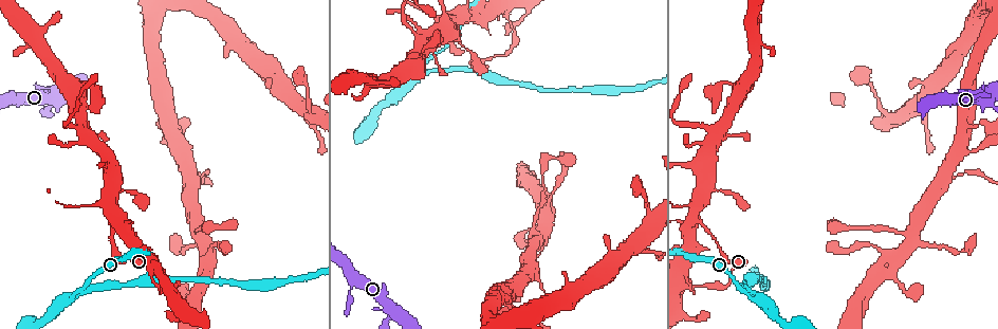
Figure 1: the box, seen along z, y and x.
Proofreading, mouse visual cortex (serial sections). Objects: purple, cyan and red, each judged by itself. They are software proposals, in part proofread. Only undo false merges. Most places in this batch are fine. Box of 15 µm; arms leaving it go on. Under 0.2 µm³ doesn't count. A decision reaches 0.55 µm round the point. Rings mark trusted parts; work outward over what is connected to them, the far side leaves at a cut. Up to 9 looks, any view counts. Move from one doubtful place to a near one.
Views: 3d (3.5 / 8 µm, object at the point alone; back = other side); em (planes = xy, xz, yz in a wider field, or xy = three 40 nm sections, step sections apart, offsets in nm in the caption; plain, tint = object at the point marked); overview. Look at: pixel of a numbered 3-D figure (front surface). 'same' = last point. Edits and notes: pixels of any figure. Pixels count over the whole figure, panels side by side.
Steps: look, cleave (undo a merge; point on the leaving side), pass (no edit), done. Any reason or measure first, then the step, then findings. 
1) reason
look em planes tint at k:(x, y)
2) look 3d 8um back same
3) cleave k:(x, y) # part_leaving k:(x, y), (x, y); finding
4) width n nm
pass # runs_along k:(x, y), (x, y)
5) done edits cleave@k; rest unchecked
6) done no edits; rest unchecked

two arms in line, one across
look 3d 3.5um back at 1:(56, 102)

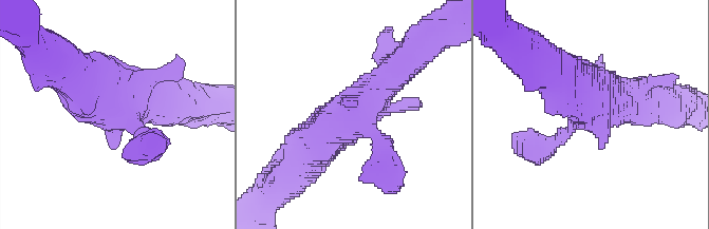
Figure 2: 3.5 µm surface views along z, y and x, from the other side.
need the tissue
look em xy step 1 tint at 2:(125, 120)

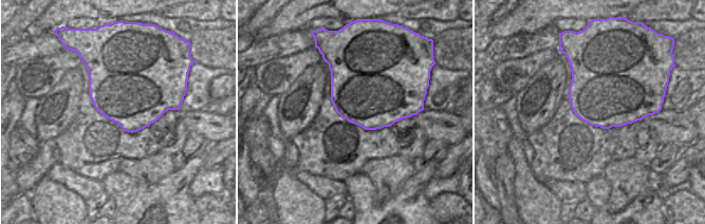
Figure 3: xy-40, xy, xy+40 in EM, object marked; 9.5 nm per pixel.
pass # runs_along 2:(404, 63), (310, 147), (303, 157); continuous, no second cell

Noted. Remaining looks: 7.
three arms meet
look 3d 3.5um at 1:(83, 293)

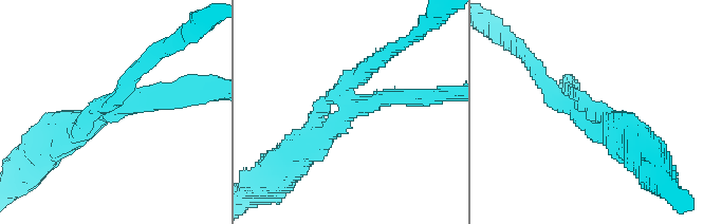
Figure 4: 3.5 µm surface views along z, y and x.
now the EM
look em xy step 3 tint at 4:(116, 105)

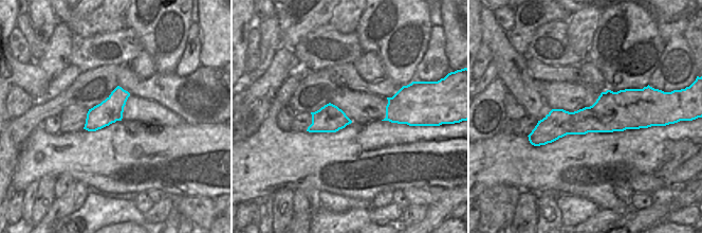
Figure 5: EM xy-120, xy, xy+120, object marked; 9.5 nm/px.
pass # runs_along 5:(641, 111), (612, 111), (535, 132); one cell here

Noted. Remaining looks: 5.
sudden change in width
look 3d 3.5um at 1:(747, 280)

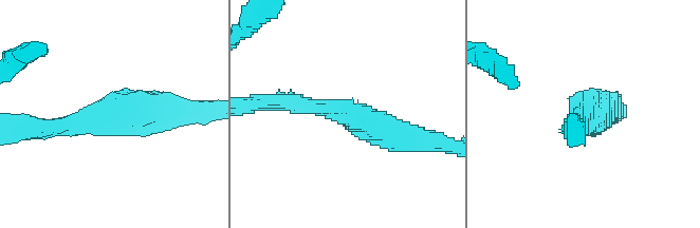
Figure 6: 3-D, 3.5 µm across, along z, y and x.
arm_widths 250, 500 nm; now the EM
look em xy step 2 plain at 6:(344, 112)

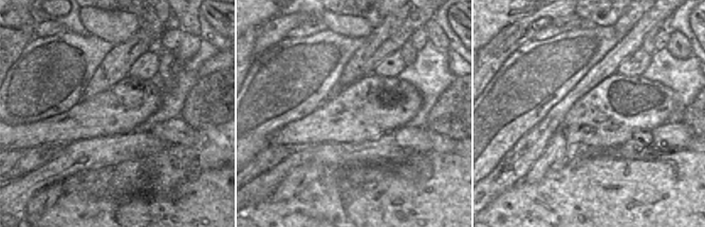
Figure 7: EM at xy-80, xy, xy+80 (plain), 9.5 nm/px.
where the object lies
look em xy step 2 tint same

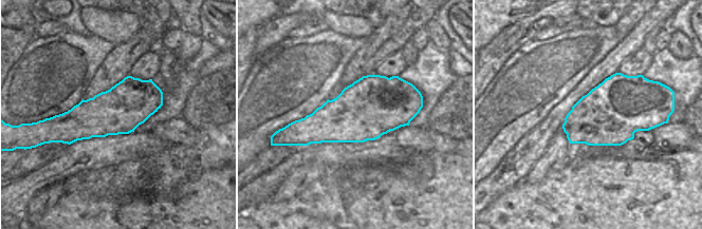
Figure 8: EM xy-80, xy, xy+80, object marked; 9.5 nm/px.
width 550 nm
pass # runs_along 6:(274, 101), (338, 109), (407, 136); all the same cell

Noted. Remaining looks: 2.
three-way junction
look 3d 3.5um at 1:(103, 203)

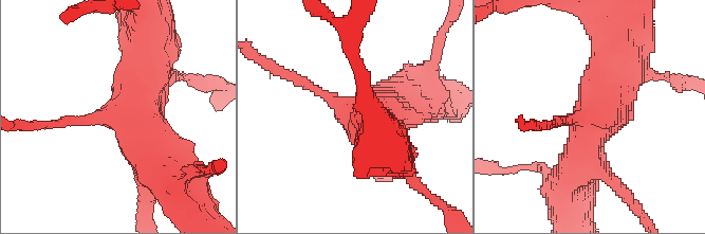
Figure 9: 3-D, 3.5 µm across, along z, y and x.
arms 3; arm_widths 150, 500, 600 nm
look em xy step 3 tint at 9:(586, 117)

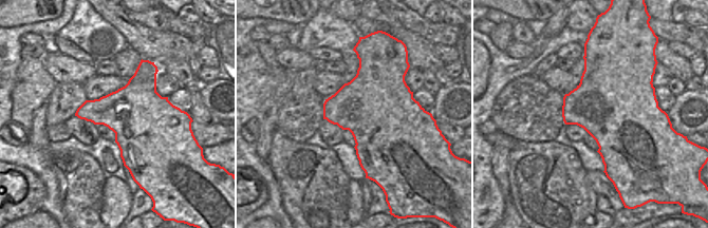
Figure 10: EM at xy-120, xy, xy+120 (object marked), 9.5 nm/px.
width 700 nm
pass # runs_along 9:(571, 176), (609, 101), (616, 55); continuous, no second cell

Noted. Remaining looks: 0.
done no edits; rest unchecked

